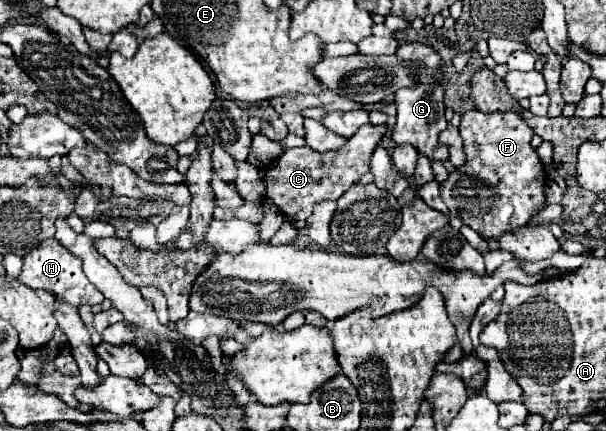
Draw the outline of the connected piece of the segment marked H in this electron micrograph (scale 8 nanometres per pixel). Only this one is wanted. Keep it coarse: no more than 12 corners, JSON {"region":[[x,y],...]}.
{"region":[[56,238],[26,254],[18,280],[72,306],[102,292]]}

